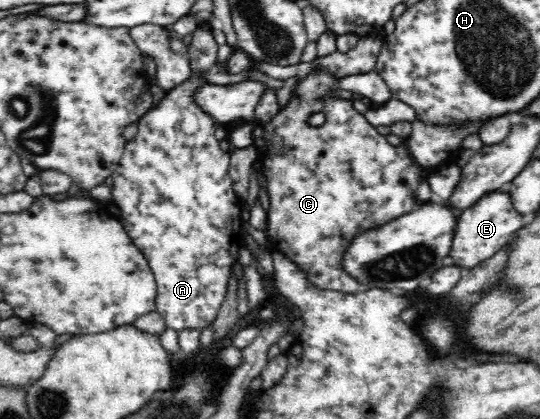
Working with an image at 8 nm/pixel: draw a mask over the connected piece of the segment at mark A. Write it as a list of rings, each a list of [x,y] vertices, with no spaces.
[[[198,23],[197,29],[192,33],[192,43],[189,45],[189,54],[186,57],[189,59],[189,65],[192,69],[192,76],[190,76],[184,83],[170,88],[166,91],[165,97],[148,110],[138,121],[138,132],[135,138],[126,142],[122,157],[119,159],[119,165],[114,169],[112,177],[113,184],[111,186],[112,203],[119,208],[119,217],[122,225],[125,227],[126,233],[130,239],[134,241],[134,245],[140,249],[142,255],[148,260],[149,266],[153,271],[157,283],[157,296],[155,299],[156,310],[161,314],[165,320],[166,327],[174,331],[182,331],[184,329],[199,329],[203,332],[212,321],[216,319],[226,293],[228,293],[228,281],[230,281],[230,271],[236,263],[238,257],[238,249],[245,247],[245,235],[242,228],[243,220],[246,216],[244,210],[244,203],[238,199],[236,192],[232,190],[232,181],[229,179],[230,168],[230,154],[229,151],[225,152],[220,148],[219,140],[214,136],[214,130],[218,123],[202,110],[195,103],[195,92],[199,89],[200,85],[209,83],[206,78],[201,74],[211,71],[217,67],[217,51],[219,49],[214,36],[212,36],[210,25],[200,25]]]

